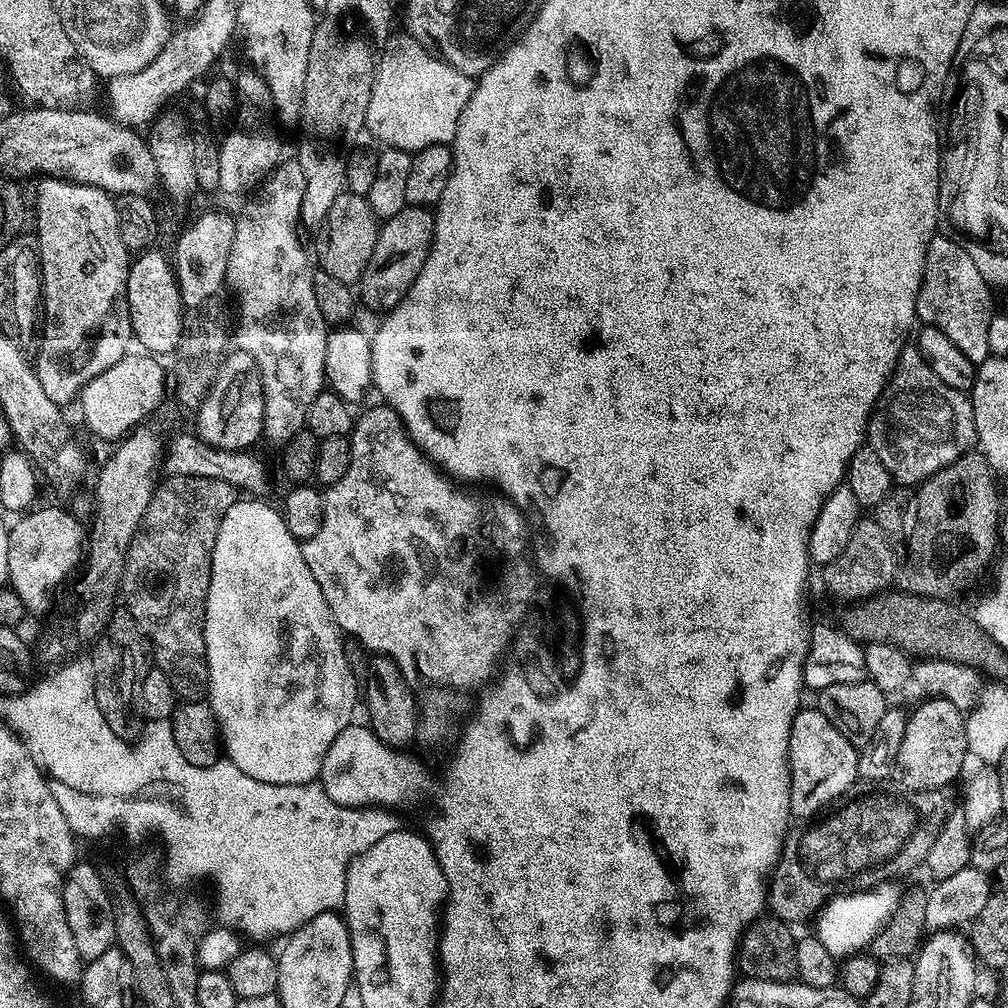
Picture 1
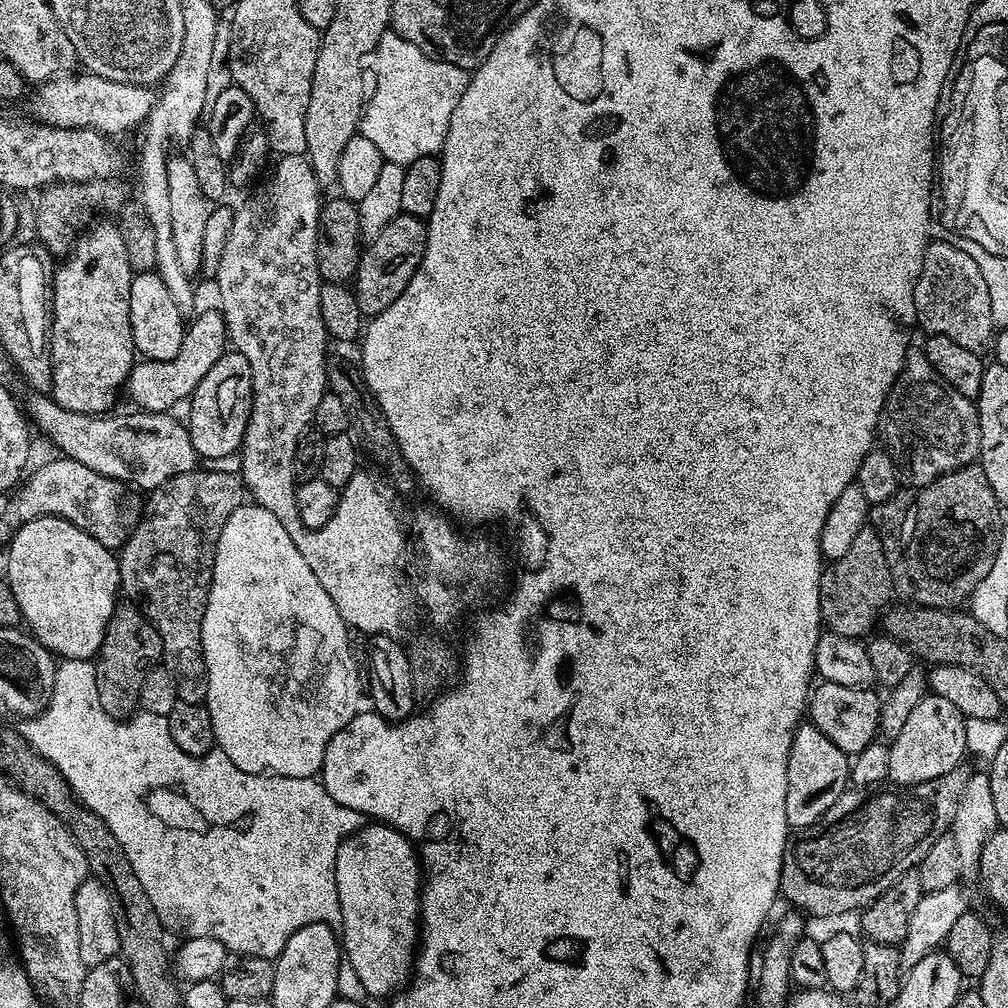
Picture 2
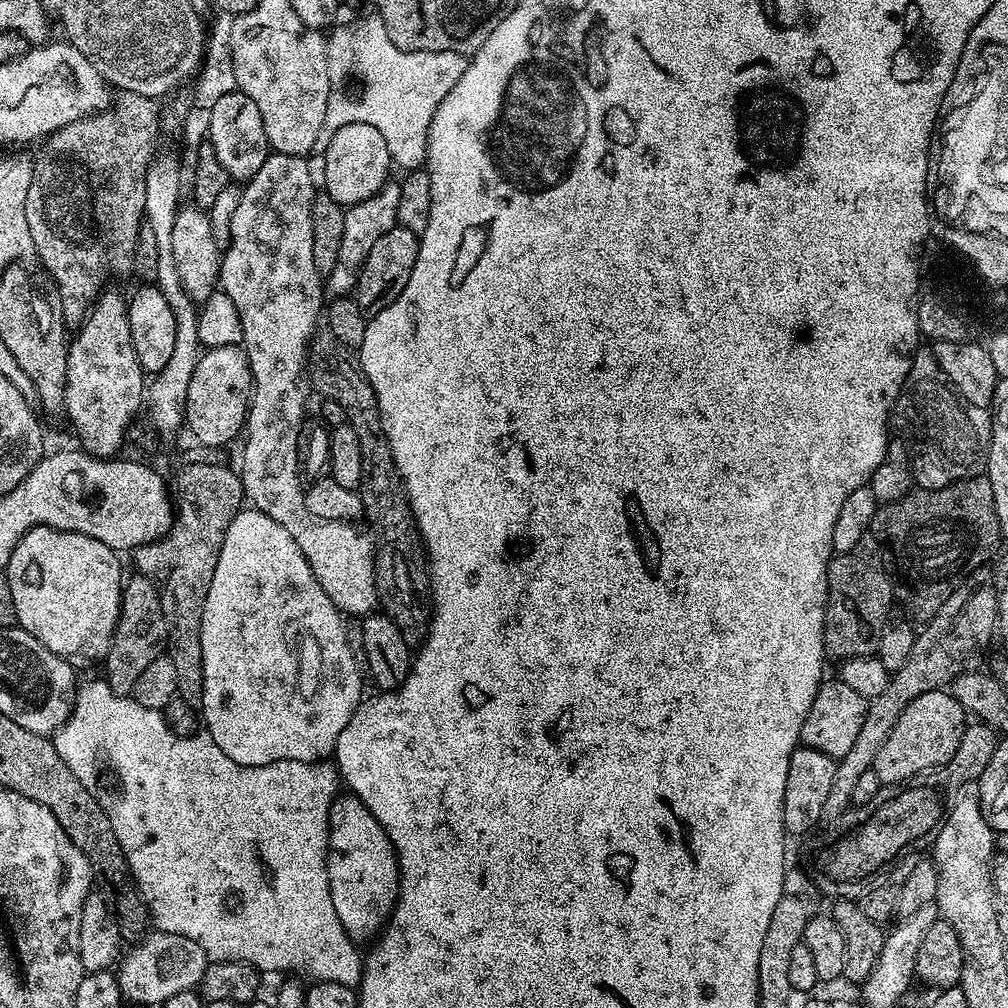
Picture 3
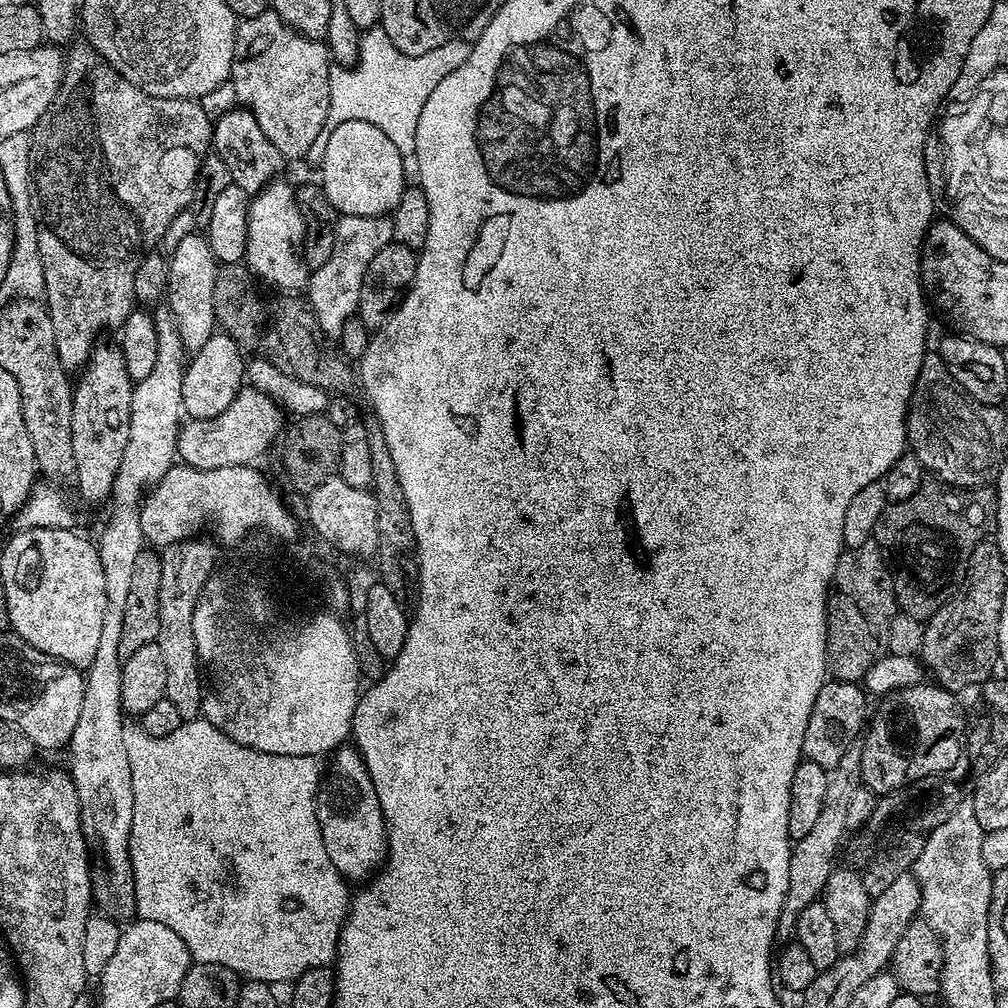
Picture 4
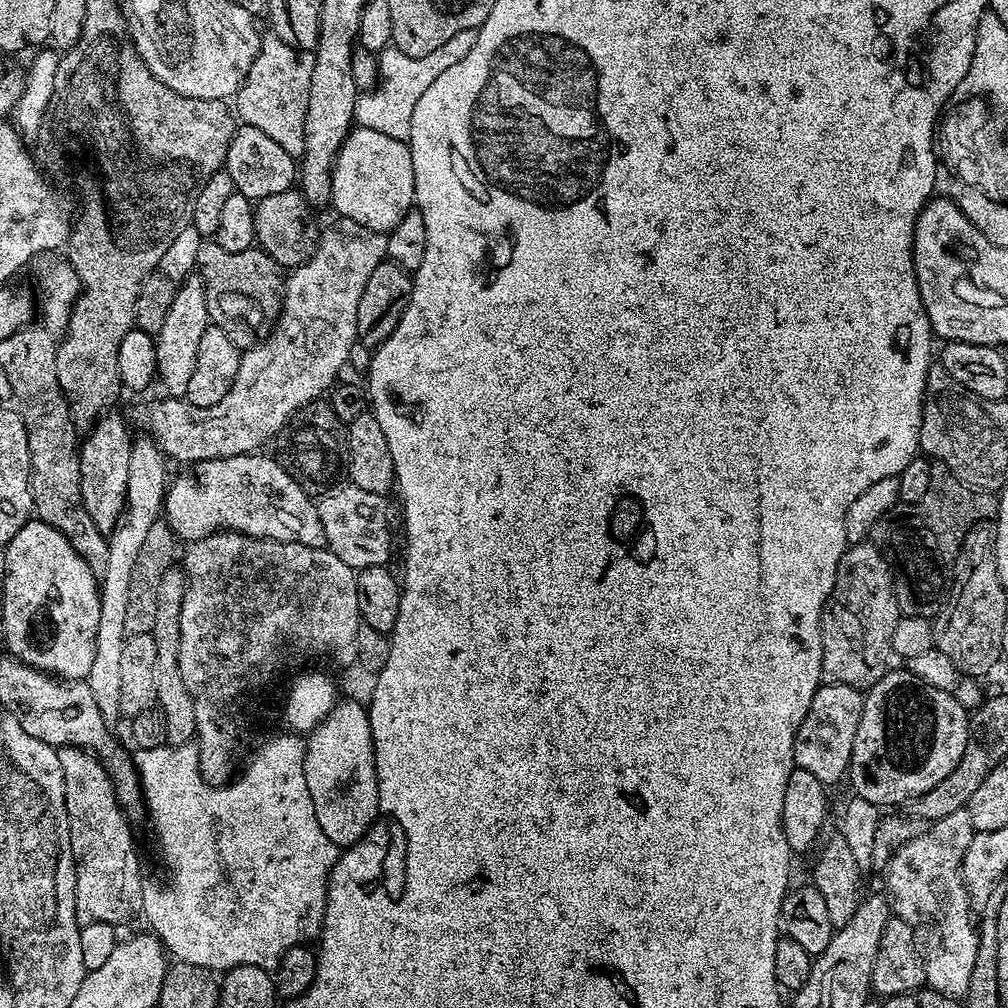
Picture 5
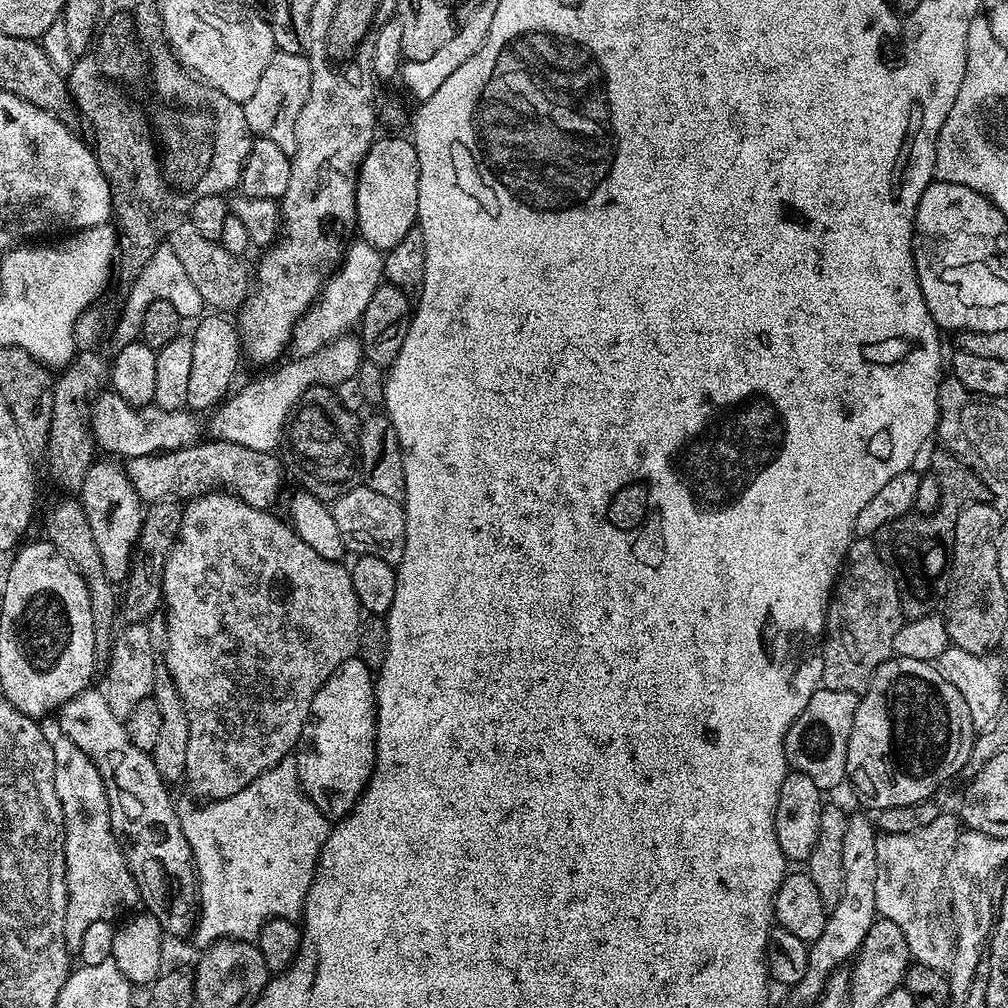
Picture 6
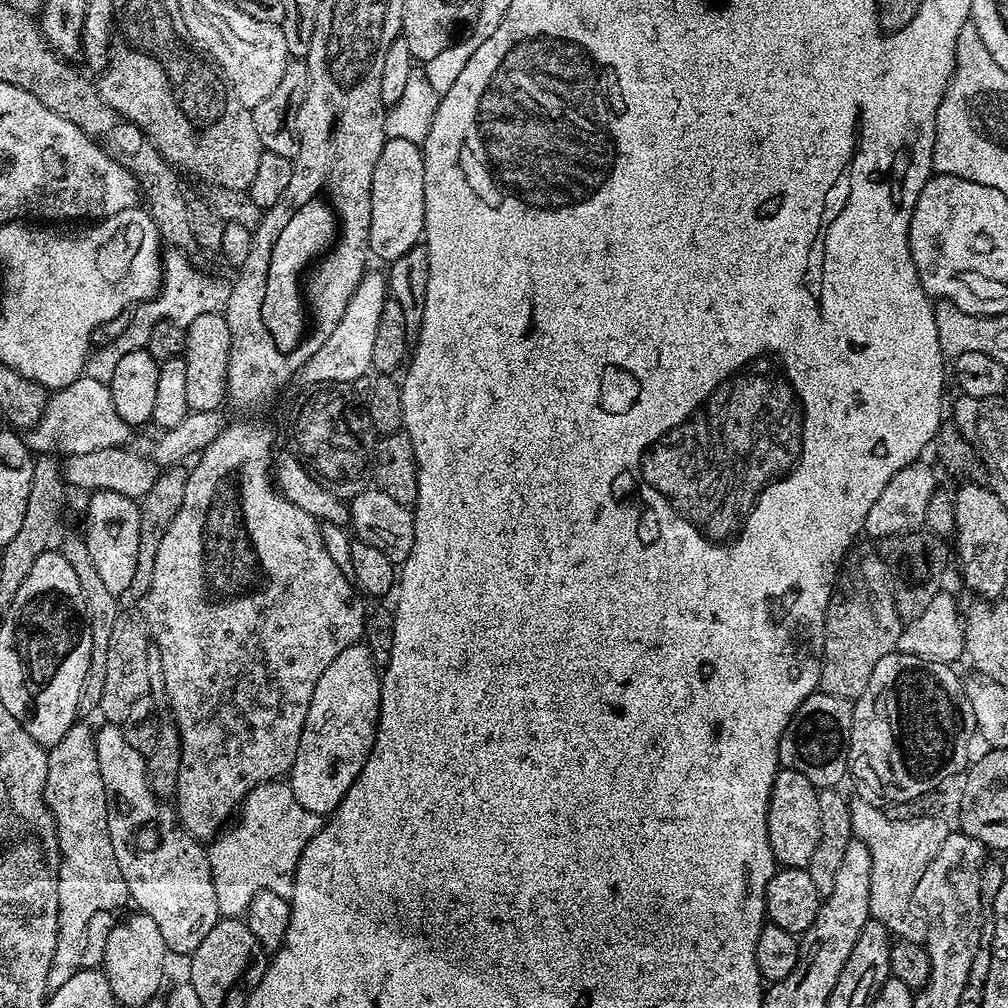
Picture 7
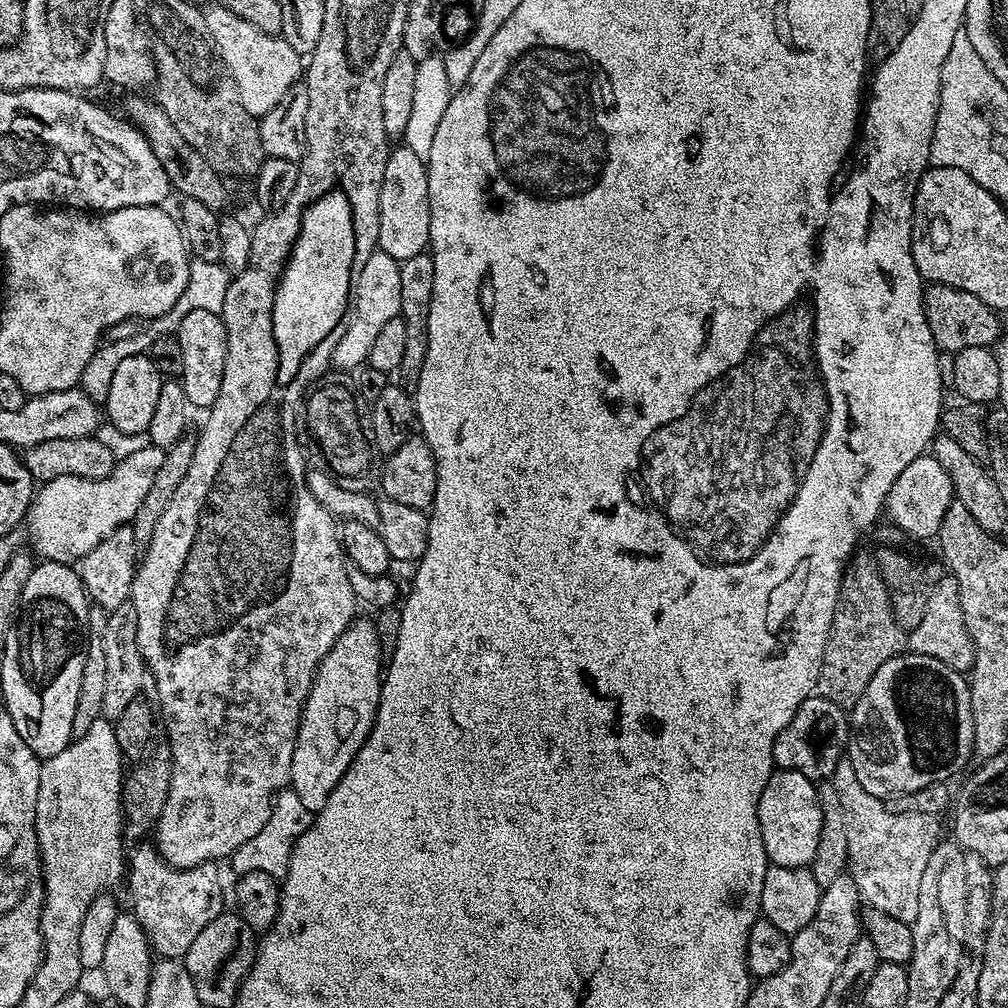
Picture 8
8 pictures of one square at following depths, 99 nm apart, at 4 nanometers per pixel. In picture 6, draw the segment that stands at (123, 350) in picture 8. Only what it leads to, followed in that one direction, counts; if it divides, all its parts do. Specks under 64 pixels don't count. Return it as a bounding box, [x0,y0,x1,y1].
[112,242,206,348]

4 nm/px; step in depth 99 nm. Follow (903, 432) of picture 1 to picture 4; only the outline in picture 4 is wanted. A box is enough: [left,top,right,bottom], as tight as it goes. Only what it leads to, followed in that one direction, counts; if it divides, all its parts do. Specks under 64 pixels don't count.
[908,354,1006,488]

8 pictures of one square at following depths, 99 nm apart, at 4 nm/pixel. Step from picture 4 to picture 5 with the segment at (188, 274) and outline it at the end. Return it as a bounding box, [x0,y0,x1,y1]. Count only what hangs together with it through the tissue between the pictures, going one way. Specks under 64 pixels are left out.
[154,274,210,398]

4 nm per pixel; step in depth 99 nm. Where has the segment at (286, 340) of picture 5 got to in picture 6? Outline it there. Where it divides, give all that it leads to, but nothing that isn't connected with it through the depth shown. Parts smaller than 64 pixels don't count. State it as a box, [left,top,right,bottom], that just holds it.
[90,239,384,458]

